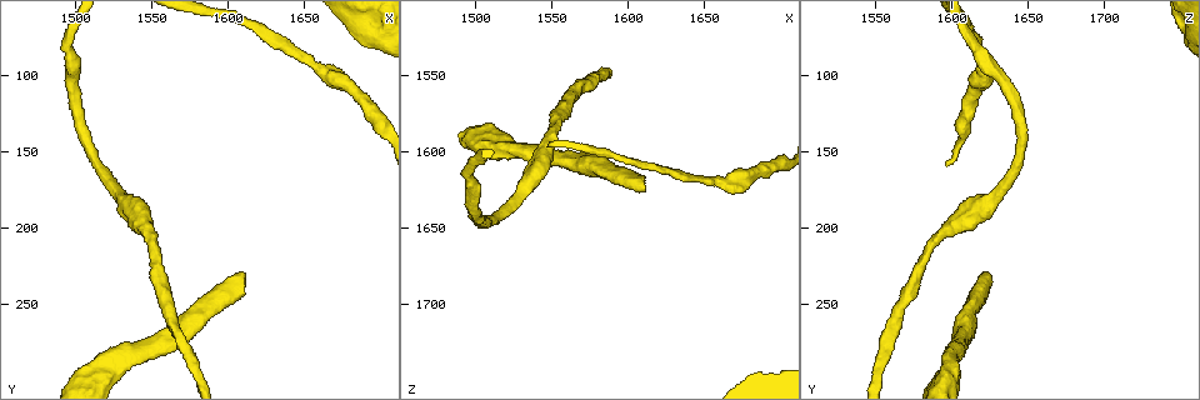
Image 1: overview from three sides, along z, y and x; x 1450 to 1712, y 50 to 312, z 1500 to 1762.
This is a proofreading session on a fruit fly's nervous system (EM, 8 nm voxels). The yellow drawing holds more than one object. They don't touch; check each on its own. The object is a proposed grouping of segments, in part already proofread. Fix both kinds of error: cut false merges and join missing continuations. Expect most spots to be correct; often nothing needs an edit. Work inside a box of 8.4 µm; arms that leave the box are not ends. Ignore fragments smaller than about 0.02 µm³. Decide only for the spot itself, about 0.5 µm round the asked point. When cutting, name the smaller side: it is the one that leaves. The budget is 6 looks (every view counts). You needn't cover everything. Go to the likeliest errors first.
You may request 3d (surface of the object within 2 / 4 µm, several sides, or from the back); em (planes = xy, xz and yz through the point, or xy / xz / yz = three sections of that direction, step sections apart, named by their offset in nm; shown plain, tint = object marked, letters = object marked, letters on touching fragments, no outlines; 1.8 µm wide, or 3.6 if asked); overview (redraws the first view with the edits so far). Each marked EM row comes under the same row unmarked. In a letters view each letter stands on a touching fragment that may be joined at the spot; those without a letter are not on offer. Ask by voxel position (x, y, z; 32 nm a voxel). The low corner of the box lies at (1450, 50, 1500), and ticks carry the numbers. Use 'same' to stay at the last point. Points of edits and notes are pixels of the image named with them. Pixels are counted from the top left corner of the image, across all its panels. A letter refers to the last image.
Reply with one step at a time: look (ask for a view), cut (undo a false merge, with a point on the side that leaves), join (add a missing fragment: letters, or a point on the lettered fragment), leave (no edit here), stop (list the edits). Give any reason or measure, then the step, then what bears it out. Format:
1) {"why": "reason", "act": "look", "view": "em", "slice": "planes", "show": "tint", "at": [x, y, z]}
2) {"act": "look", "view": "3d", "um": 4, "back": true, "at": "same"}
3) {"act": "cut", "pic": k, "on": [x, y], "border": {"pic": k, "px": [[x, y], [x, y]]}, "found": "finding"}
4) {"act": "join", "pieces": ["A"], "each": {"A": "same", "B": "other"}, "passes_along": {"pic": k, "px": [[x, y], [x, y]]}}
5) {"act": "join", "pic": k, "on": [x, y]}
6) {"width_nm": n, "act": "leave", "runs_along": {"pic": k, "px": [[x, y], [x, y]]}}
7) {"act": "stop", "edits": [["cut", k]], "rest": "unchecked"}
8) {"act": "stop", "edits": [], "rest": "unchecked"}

{"act": "look", "view": "em", "slice": "planes", "show": "letters", "at": [1610, 230, 1624]}

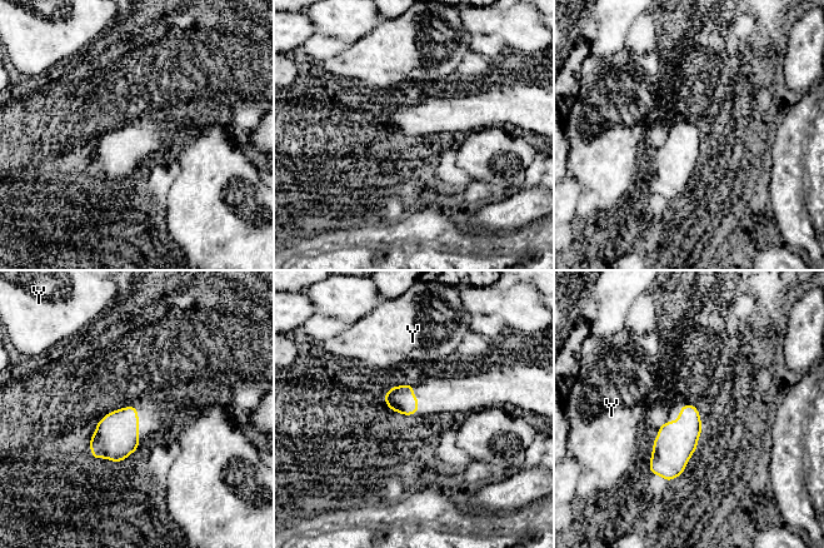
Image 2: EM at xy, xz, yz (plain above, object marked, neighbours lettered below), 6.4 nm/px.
{"act": "leave", "each": {"Y": "other"}, "border": {"pic": 2, "px": [[657, 436], [649, 462], [650, 473]]}, "found": "none of them fits"}

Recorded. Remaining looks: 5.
{"why": "sudden change in width", "act": "look", "view": "3d", "um": 4, "back": true, "at": [1520, 294, 1598]}

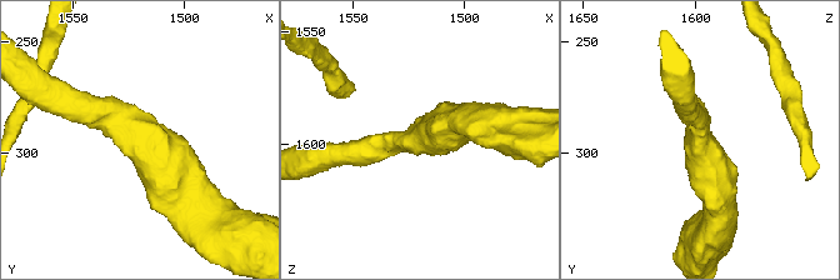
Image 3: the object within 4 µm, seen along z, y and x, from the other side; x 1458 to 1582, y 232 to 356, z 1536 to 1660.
{"why": "shape alone is not enough", "act": "look", "view": "em", "slice": "planes", "show": "letters", "at": [1518, 295, 1598]}

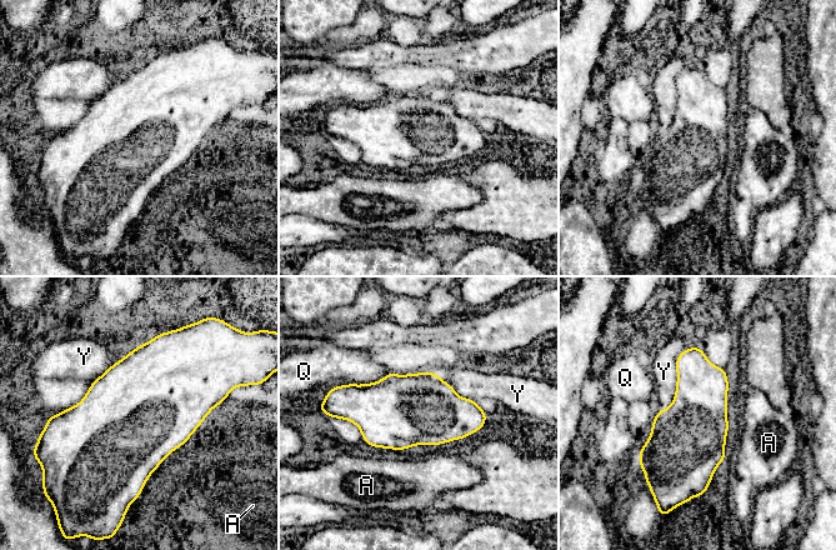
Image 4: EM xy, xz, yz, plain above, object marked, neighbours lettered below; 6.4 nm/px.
{"act": "leave", "each": {"A": "other", "Q": "other", "Y": "other"}, "border": {"pic": 4, "px": [[686, 346], [661, 410]]}, "found": "all the same cell"}

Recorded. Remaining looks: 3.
{"why": "calibre changes", "act": "look", "view": "em", "slice": "planes", "show": "letters", "at": [1546, 200, 1596]}

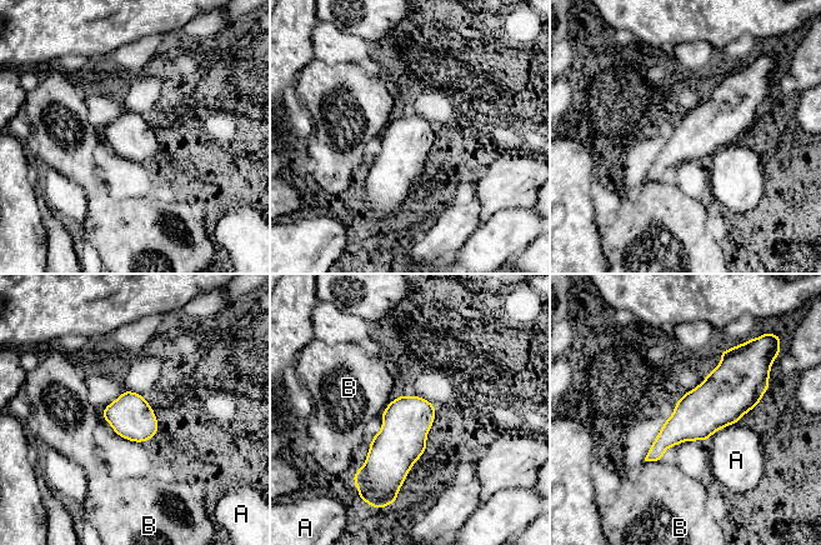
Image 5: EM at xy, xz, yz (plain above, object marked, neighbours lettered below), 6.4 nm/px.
{"act": "leave", "each": {"A": "other", "B": "other"}, "border": {"pic": 5, "px": [[662, 459], [645, 461]]}, "found": "one cell here"}

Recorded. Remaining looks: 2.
{"act": "stop", "edits": [], "rest": "unchecked"}

